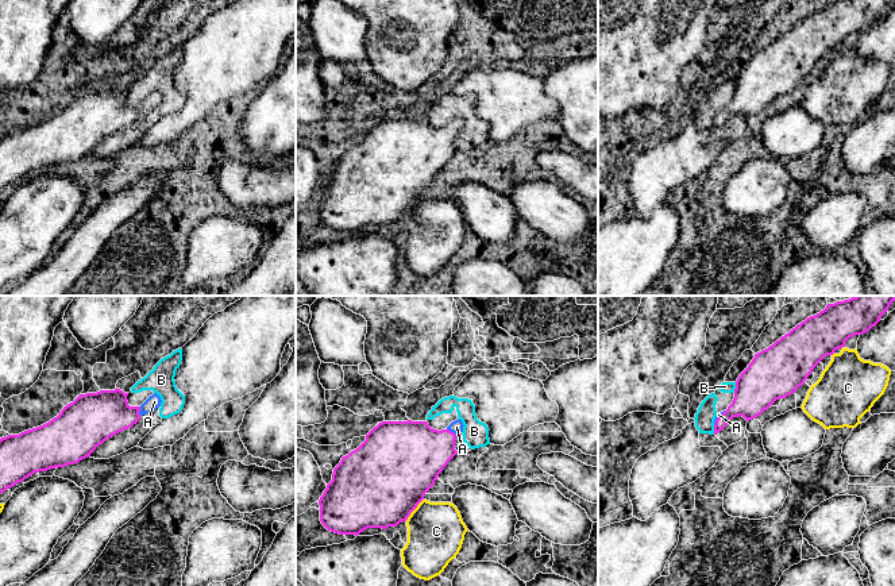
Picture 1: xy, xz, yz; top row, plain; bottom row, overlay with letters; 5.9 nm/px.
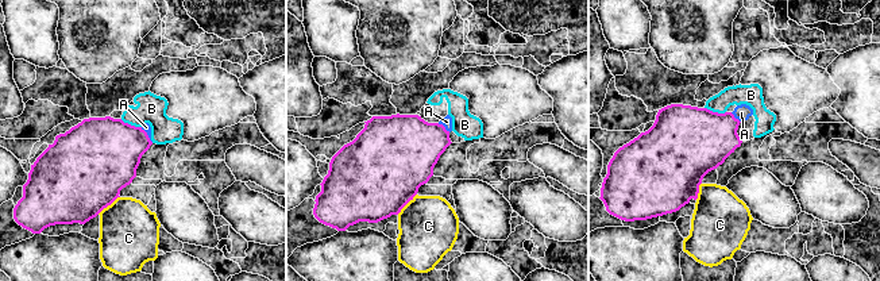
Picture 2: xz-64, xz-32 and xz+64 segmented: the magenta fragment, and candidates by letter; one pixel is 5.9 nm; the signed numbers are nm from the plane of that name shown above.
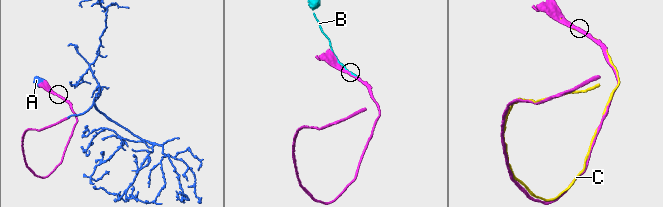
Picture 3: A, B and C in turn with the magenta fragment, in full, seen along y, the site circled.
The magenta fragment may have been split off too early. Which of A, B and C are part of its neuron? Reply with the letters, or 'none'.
A

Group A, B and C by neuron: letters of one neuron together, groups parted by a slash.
A / B / C

